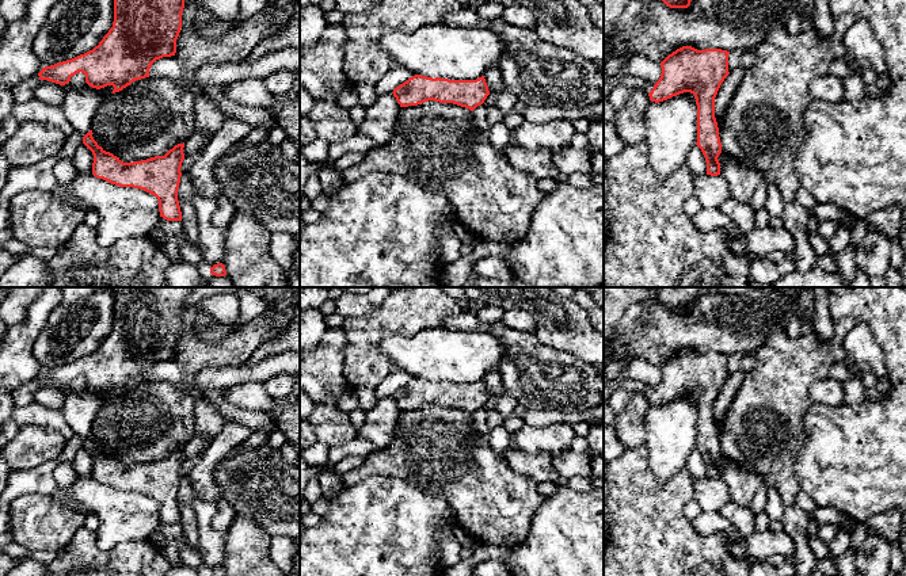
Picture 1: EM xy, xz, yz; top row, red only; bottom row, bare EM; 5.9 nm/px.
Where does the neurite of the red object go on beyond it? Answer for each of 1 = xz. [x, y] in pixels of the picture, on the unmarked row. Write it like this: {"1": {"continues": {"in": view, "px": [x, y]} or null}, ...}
{"1": {"continues": null}}

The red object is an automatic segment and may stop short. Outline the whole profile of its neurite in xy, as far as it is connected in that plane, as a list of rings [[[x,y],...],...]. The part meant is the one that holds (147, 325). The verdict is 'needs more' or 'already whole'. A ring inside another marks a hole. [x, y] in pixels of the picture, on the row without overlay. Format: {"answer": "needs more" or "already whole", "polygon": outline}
{"answer": "already whole", "polygon": [[[98,287],[114,295],[114,325],[98,350],[72,363],[42,371],[39,384],[60,389],[71,385],[76,377],[85,378],[85,386],[96,393],[113,389],[113,397],[122,394],[136,384],[149,381],[156,363],[176,356],[176,343],[182,332],[182,316],[186,298],[194,287]]]}

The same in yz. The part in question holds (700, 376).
{"answer": "already whole", "polygon": [[[682,350],[669,358],[662,366],[662,377],[654,392],[648,397],[650,404],[659,407],[684,396],[694,398],[697,408],[697,446],[707,465],[707,478],[720,478],[720,466],[717,464],[722,457],[722,446],[719,431],[715,421],[715,401],[717,394],[728,379],[728,358],[722,352],[697,354],[692,350]]]}

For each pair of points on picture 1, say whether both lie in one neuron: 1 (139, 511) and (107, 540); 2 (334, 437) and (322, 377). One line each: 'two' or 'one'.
1: one
2: one

